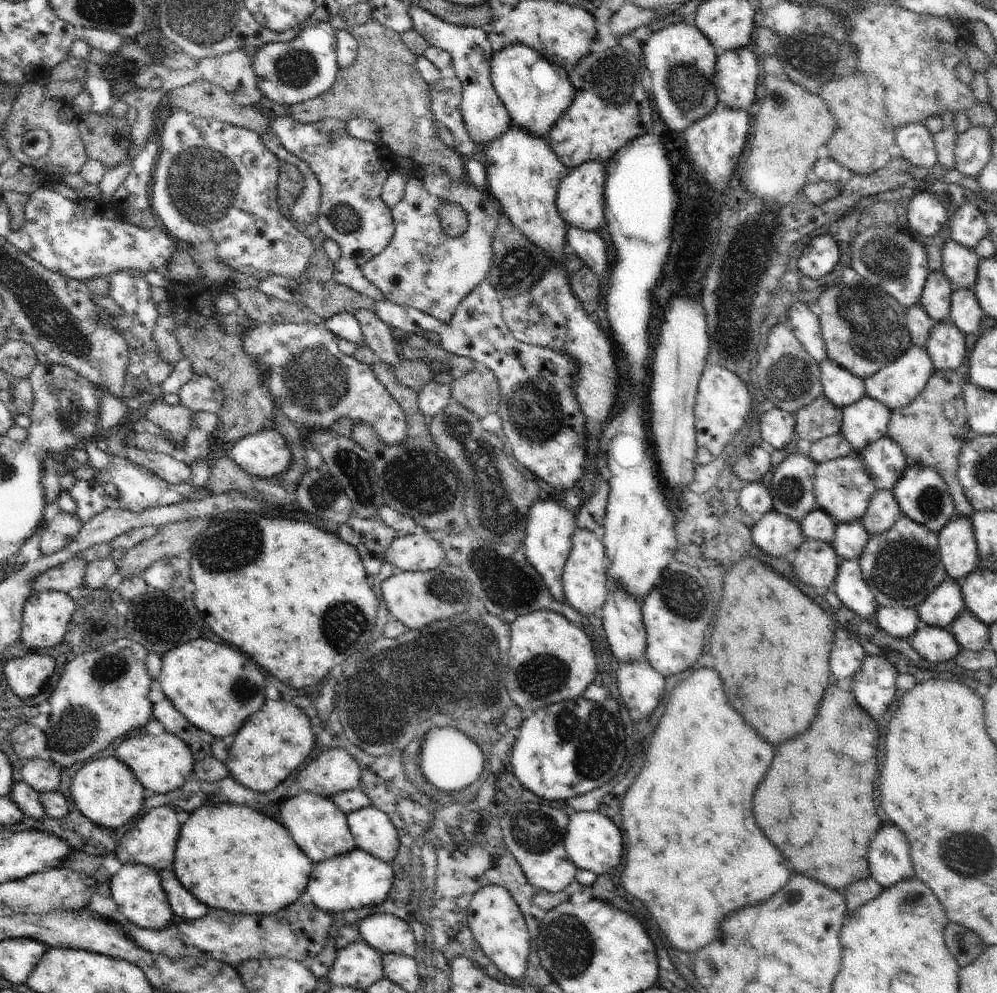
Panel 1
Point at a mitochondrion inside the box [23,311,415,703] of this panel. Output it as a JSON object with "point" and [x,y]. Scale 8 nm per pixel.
{"point":[314,379]}

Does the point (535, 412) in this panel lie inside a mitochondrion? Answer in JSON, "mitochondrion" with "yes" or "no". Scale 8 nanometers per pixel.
{"mitochondrion":"yes"}

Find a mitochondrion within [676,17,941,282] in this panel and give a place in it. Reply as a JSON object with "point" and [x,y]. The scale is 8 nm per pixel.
{"point":[811,56]}

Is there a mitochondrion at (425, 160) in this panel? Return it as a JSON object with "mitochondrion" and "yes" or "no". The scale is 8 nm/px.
{"mitochondrion":"no"}

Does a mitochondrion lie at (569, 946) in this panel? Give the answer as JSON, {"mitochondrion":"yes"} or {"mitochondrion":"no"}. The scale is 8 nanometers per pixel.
{"mitochondrion":"yes"}

